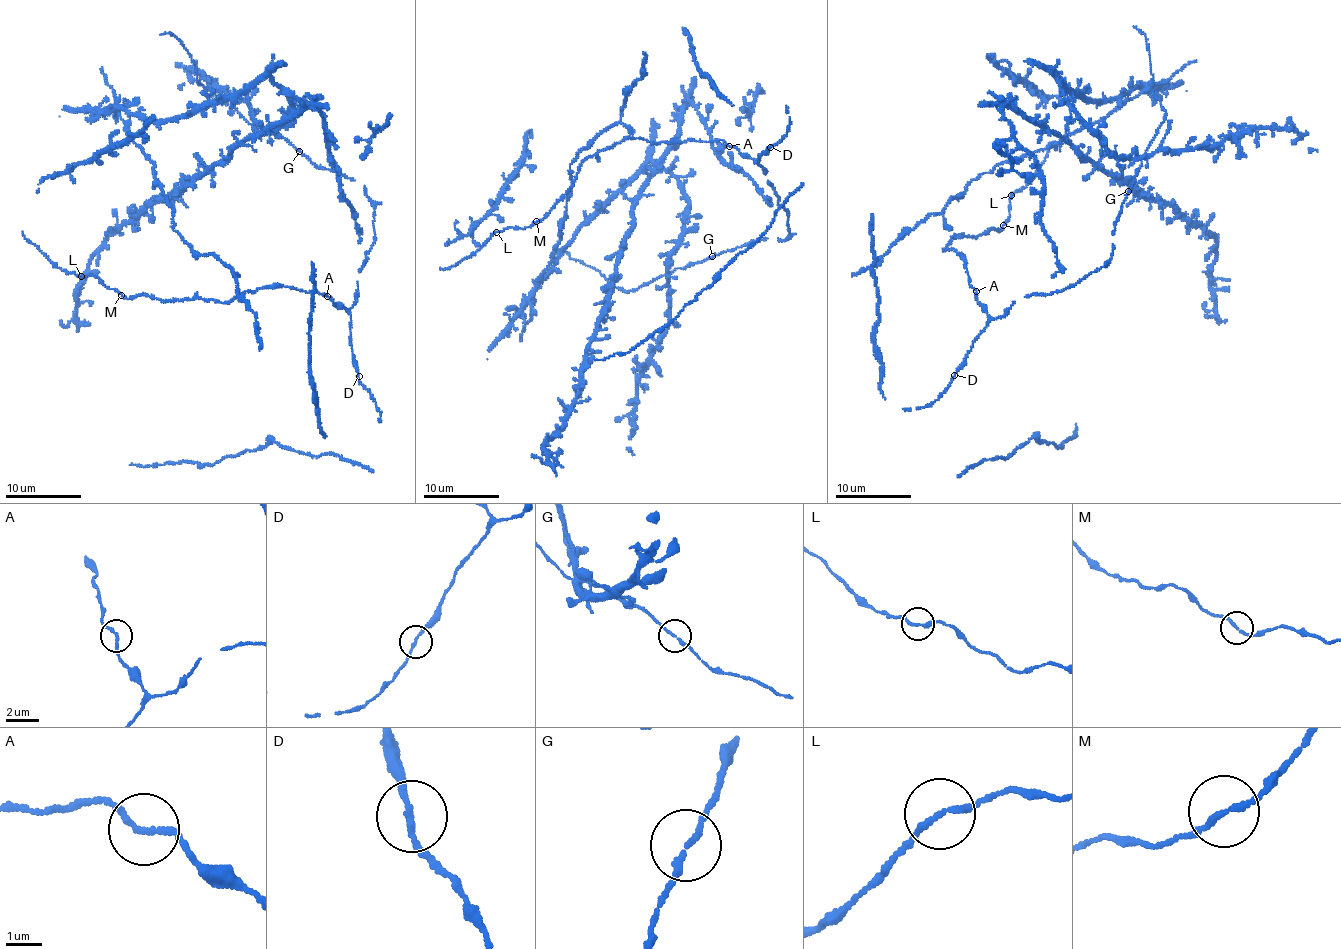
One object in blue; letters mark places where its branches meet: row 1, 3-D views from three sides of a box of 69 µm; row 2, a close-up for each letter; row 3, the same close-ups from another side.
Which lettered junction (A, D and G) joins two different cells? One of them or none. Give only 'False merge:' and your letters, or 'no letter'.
False merge: no letter

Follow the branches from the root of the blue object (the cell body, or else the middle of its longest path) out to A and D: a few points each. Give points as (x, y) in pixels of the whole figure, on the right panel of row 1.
A: (1131, 188), (1114, 227), (1113, 253), (1097, 270), (1059, 291), (1014, 301), (996, 318), (977, 300), (976, 290)
D: (1131, 188), (1114, 227), (1113, 253), (1106, 263), (1059, 291), (1014, 301), (1007, 312), (988, 324), (955, 374)

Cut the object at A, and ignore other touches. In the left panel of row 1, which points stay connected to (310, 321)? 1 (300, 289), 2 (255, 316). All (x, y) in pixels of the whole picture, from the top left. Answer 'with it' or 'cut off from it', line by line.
1: cut off from it
2: with it

